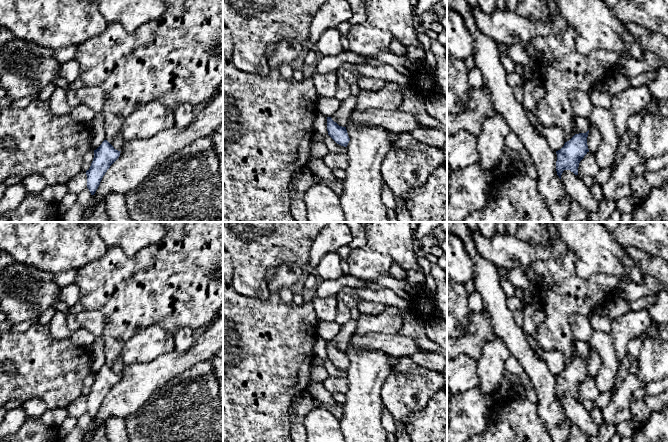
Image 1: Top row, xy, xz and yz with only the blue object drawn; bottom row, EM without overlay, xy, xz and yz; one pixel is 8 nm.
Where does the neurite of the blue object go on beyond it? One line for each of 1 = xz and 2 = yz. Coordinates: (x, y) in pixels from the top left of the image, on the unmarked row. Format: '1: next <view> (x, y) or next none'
1: next none
2: next none

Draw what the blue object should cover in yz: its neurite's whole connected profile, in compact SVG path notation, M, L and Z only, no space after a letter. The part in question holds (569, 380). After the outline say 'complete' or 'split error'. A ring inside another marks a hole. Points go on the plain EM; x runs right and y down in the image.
M589 354L586 357L575 358L569 365L565 366L560 374L556 375L556 395L560 403L564 394L570 394L578 399L579 387L589 376L588 357Z; complete

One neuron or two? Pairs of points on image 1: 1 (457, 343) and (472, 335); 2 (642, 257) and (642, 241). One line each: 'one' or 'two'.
1: one
2: two

